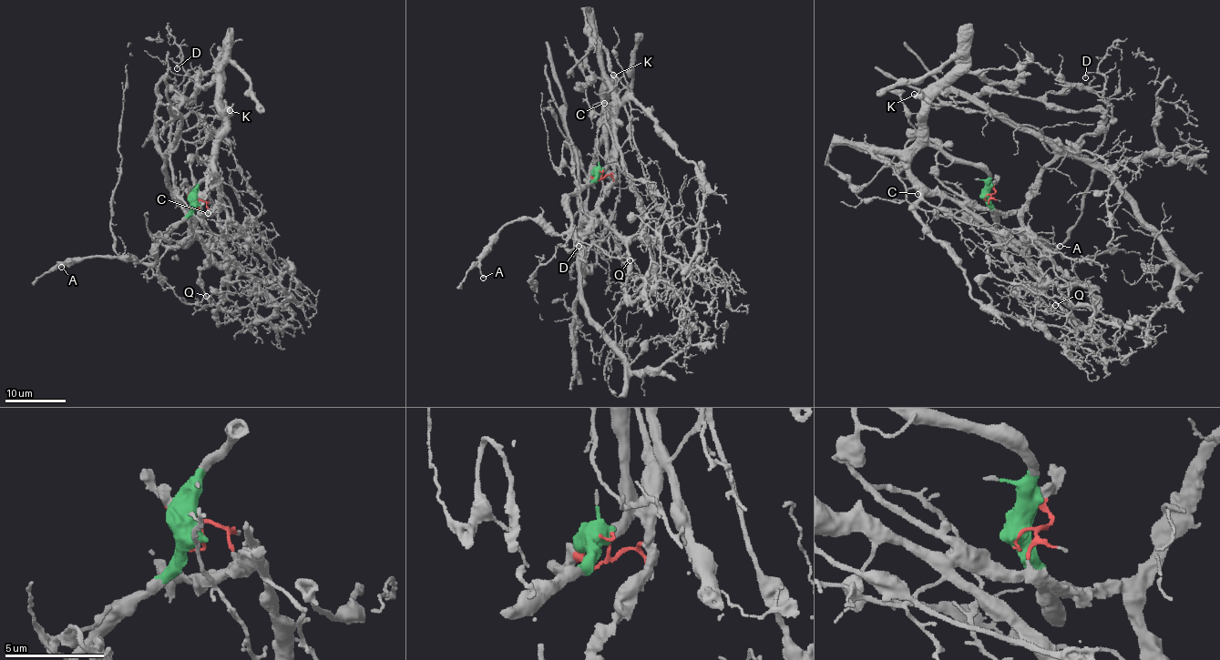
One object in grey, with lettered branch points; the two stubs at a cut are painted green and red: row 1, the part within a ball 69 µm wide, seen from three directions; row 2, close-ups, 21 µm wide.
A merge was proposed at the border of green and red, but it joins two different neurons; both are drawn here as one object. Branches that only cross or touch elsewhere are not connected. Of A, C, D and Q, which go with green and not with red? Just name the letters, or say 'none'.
A, C

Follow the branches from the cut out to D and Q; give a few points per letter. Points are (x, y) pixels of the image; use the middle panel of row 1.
D: (602, 170), (614, 179), (579, 231), (580, 267), (588, 273), (594, 265), (587, 265), (579, 245)
Q: (602, 170), (614, 179), (602, 218), (626, 248), (625, 289), (633, 302), (650, 285), (630, 260)

